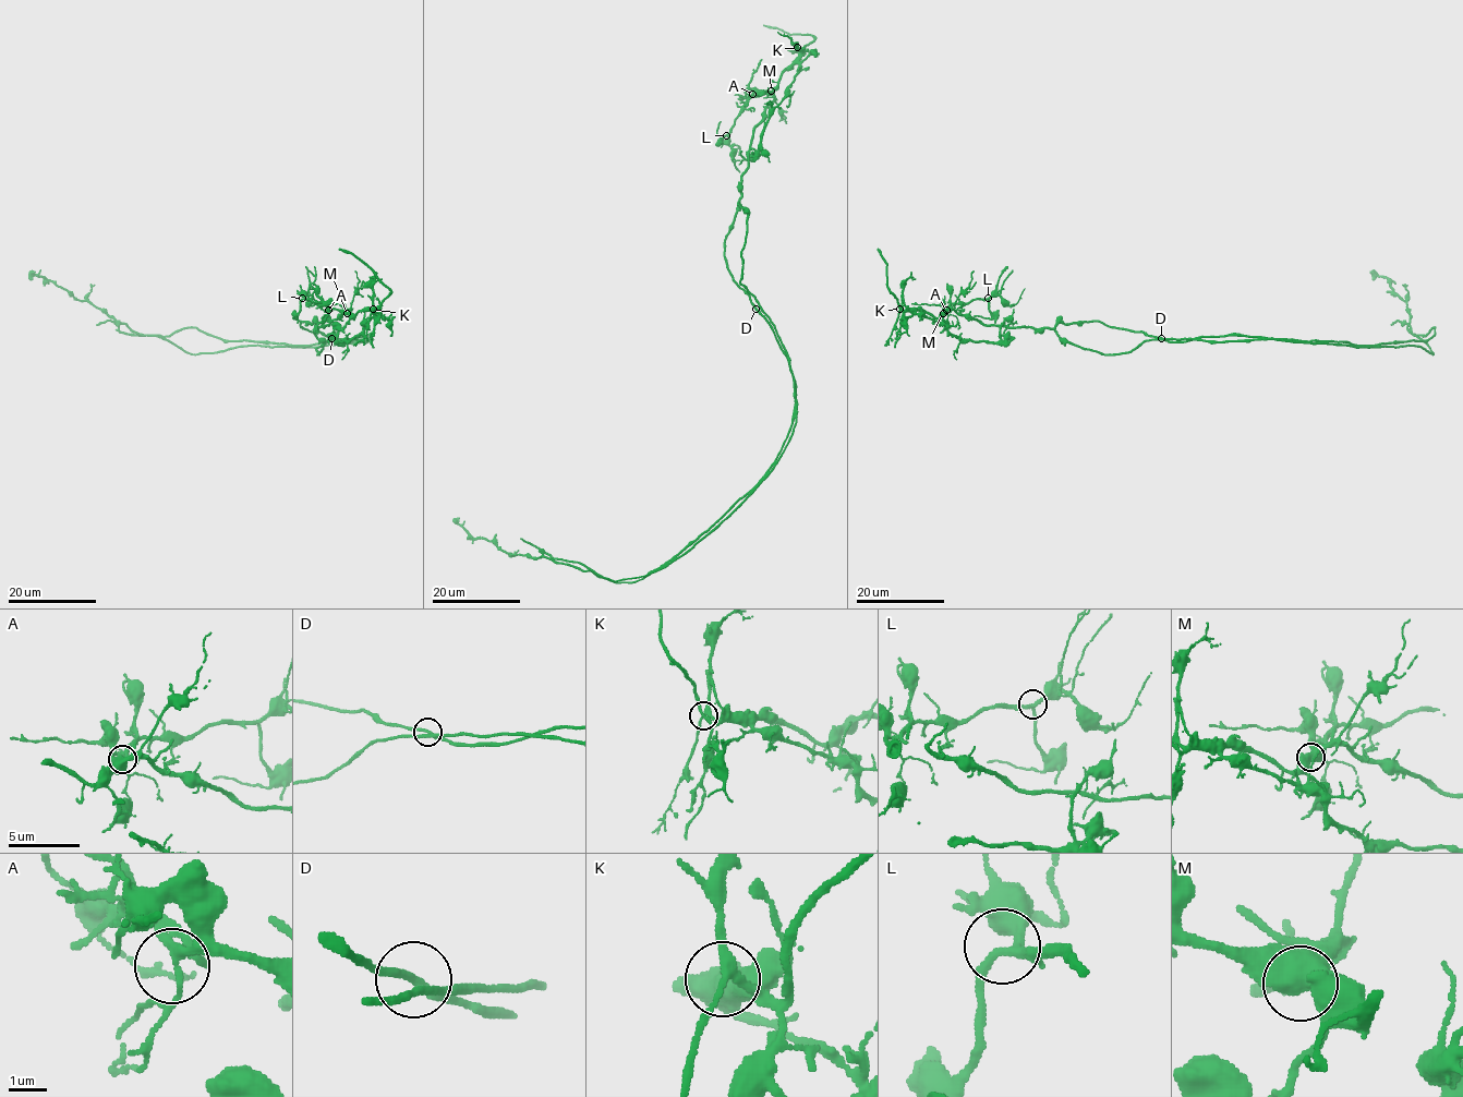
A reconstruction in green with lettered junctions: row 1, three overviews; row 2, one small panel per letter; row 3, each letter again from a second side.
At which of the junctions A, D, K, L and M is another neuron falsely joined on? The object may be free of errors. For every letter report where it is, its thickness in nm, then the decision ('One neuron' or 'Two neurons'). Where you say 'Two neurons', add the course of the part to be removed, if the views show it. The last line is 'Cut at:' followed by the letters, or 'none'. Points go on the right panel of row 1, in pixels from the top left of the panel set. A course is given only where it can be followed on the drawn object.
A: Place: (946, 310). Thickness 240 nm. One neuron
D: Place: (1161, 338). Thickness 240 nm. One neuron
K: Place: (899, 309). Thickness 240 nm. One neuron
L: Place: (988, 298). Thickness 240 nm. One neuron
M: Place: (943, 313). Thickness 600 nm. One neuron
Cut at: none

